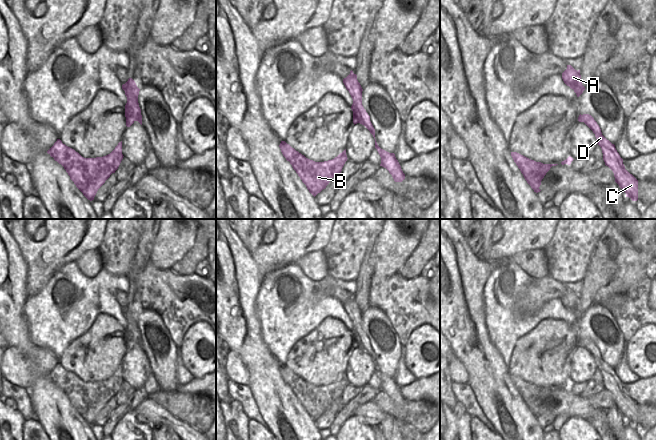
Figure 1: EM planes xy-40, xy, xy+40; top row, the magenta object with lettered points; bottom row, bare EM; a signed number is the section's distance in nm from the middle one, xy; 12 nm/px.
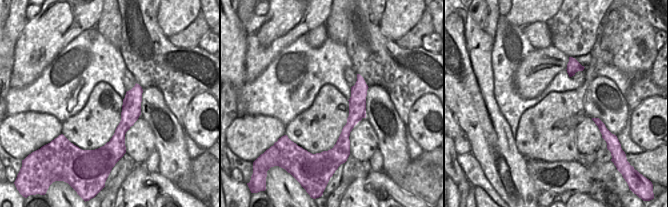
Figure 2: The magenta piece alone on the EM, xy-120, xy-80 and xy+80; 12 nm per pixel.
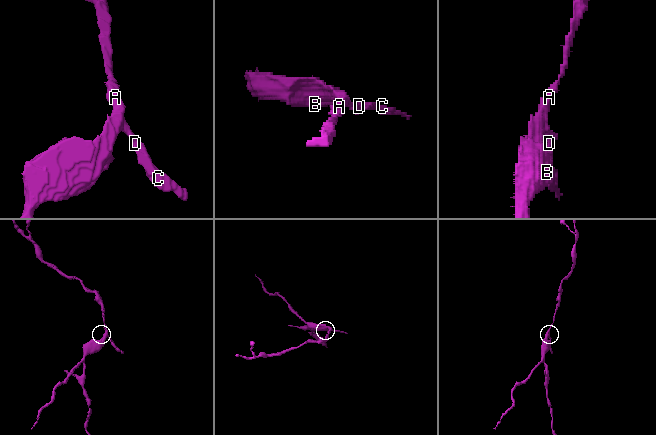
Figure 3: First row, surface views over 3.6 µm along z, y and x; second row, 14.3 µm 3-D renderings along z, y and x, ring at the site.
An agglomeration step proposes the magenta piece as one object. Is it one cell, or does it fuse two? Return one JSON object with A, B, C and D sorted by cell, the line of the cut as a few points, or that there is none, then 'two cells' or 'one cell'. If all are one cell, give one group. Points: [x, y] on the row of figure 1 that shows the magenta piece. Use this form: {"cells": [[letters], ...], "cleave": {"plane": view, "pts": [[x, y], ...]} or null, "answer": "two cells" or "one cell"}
{"cells": [["A", "C", "D"], ["B"]], "cleave": {"plane": "xy-40", "pts": [[125, 106], [126, 110], [134, 115], [135, 120]]}, "answer": "two cells"}

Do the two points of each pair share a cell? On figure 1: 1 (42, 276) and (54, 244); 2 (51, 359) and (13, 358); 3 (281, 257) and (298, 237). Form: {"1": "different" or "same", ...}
{"1": "same", "2": "same", "3": "same"}

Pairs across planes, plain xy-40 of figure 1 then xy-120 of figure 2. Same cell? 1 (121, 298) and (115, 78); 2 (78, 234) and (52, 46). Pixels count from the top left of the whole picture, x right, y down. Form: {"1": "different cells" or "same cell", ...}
{"1": "different cells", "2": "same cell"}

